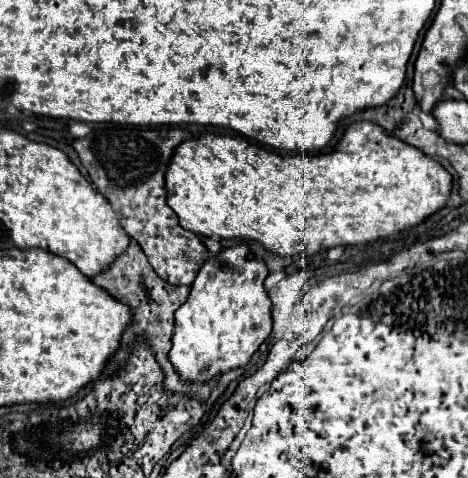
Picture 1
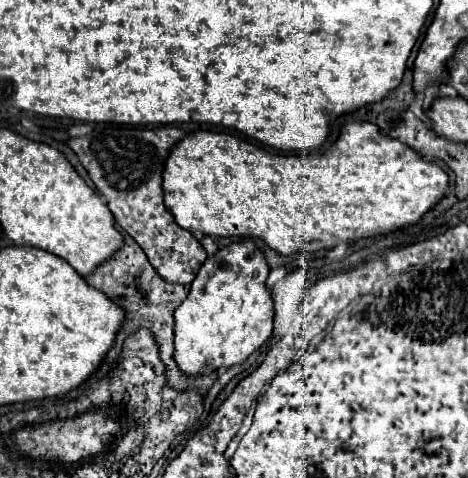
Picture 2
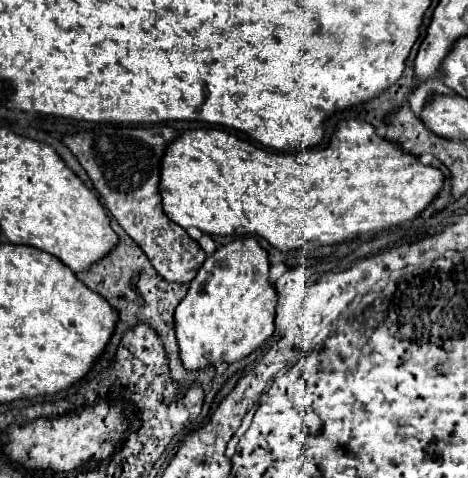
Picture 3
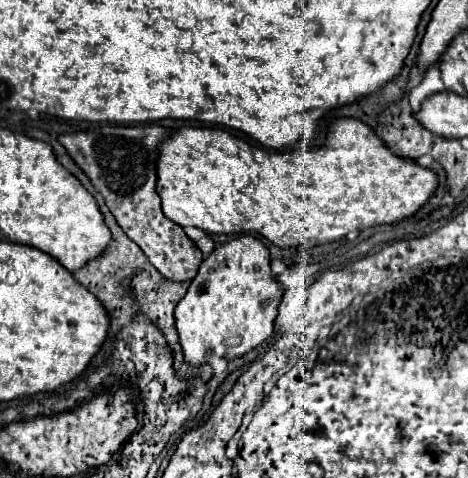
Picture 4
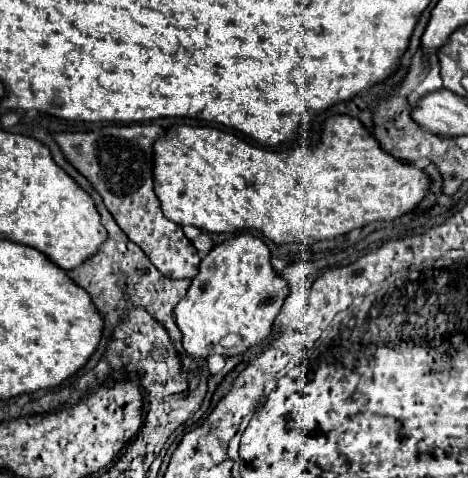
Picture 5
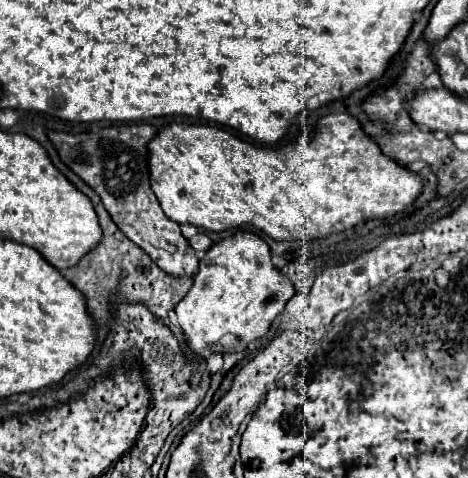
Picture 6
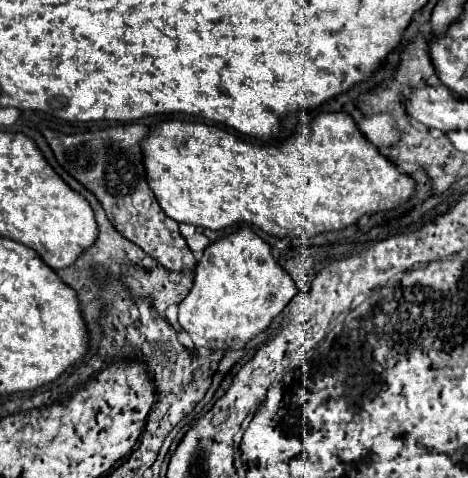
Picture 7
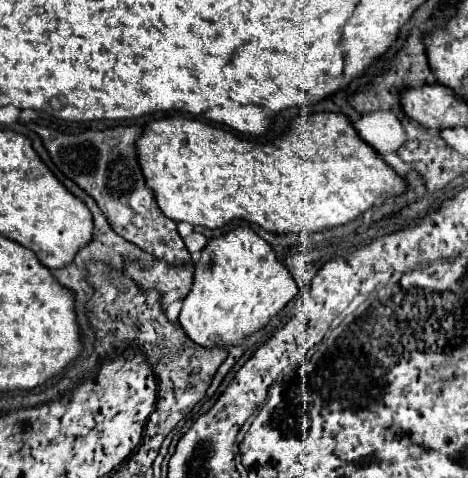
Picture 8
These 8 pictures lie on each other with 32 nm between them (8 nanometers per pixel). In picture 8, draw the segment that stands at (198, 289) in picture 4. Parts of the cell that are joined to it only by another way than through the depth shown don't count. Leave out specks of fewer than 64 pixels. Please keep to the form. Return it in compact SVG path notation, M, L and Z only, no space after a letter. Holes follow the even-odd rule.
M238 226L228 234L214 238L202 250L202 258L194 264L194 284L190 294L182 300L180 310L180 326L200 348L226 348L226 346L242 346L242 342L262 330L272 316L276 316L294 296L298 294L298 286L292 274L280 264L272 252L272 246L262 240L250 226Z

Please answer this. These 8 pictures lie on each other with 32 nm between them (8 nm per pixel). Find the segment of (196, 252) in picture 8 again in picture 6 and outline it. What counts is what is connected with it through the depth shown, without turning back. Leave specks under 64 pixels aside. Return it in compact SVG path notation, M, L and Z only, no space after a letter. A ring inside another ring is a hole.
M202 232L196 234L194 238L190 238L188 242L190 242L190 246L198 252L198 256L204 256L204 252L208 252L208 248L212 246L212 240L210 240L206 234L202 234Z

